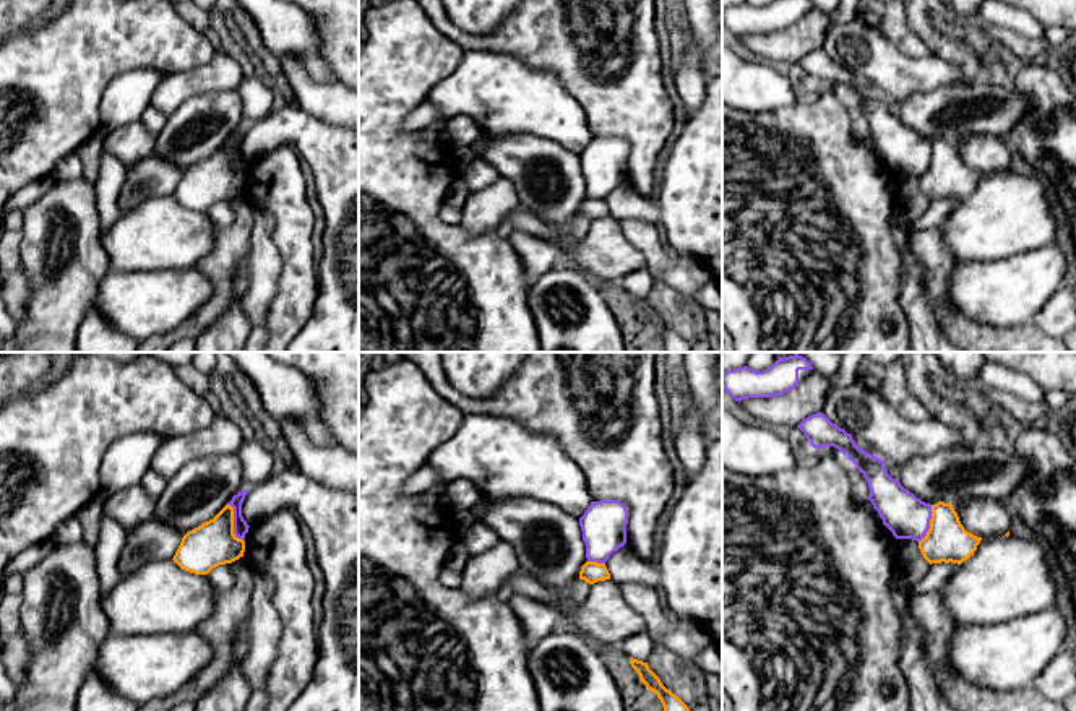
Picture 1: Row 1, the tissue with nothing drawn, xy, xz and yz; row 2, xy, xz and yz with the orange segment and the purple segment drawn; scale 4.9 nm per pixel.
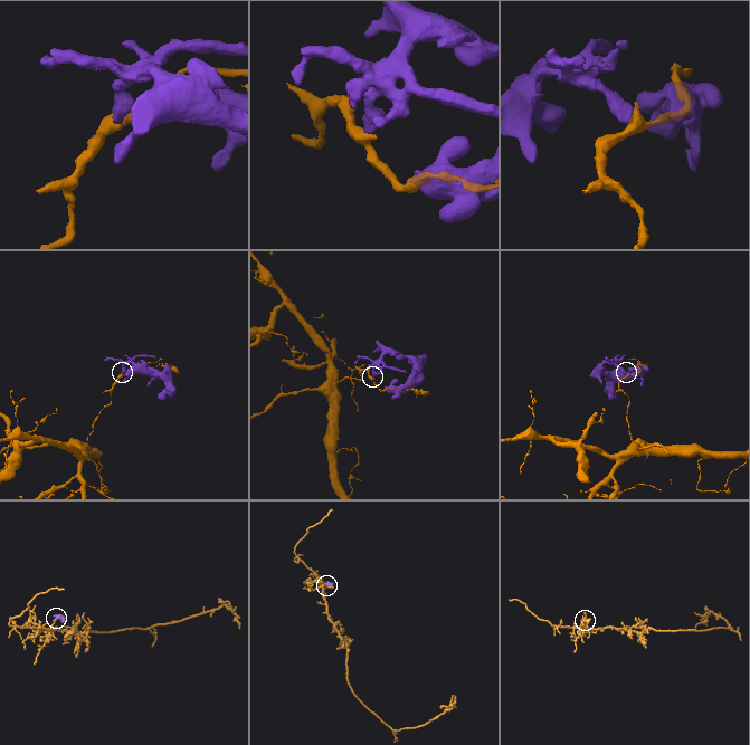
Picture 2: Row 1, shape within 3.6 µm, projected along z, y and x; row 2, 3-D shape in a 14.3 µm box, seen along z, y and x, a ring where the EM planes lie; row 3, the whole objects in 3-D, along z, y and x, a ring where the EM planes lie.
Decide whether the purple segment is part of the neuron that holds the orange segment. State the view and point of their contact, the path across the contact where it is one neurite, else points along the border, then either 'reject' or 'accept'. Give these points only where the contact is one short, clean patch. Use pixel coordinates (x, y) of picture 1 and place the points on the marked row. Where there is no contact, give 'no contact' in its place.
contact xy (232, 523); border xy (228, 504), (232, 508), (232, 531), (242, 539); reject

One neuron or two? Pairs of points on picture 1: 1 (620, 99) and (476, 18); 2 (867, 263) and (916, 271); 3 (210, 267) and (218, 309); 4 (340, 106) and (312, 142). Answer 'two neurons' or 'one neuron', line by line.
1: two neurons
2: two neurons
3: one neuron
4: two neurons

